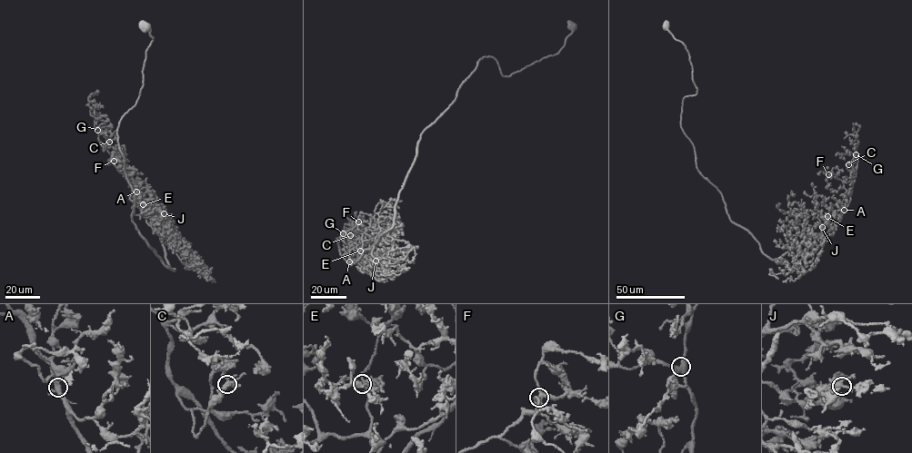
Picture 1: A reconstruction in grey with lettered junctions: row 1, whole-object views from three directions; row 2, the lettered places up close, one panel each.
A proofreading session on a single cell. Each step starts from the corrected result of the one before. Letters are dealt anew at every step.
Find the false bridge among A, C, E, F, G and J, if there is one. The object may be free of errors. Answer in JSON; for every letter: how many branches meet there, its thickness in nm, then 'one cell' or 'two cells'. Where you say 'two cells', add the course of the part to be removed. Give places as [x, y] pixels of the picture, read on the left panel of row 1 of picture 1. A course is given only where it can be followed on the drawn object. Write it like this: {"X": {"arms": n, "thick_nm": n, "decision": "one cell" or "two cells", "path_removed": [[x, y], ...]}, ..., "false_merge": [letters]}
{"A": {"arms": 6, "thick_nm": 320, "decision": "one cell"}, "C": {"arms": 5, "thick_nm": 360, "decision": "one cell"}, "E": {"arms": 4, "thick_nm": 360, "decision": "one cell"}, "F": {"arms": 4, "thick_nm": 360, "decision": "one cell"}, "G": {"arms": 4, "thick_nm": 340, "decision": "one cell"}, "J": {"arms": 4, "thick_nm": 340, "decision": "one cell"}, "false_merge": []}

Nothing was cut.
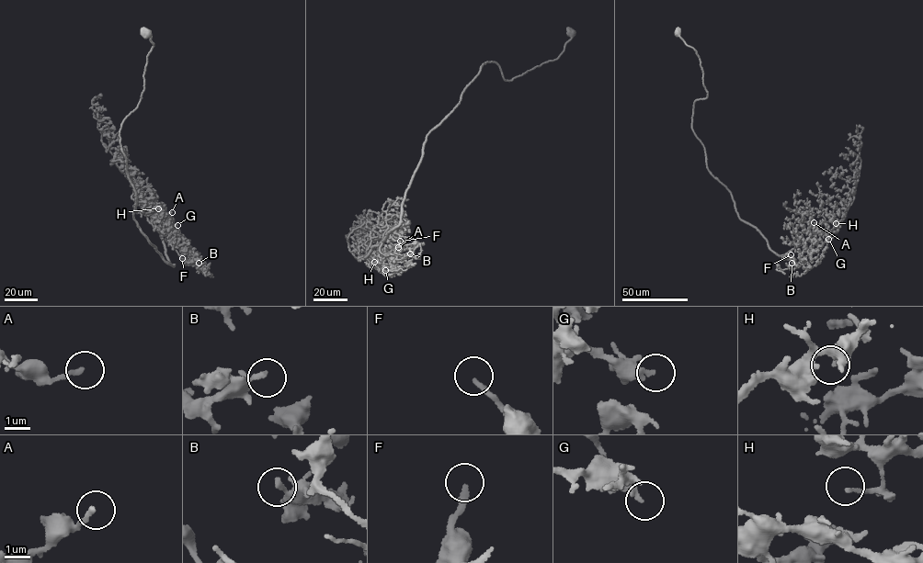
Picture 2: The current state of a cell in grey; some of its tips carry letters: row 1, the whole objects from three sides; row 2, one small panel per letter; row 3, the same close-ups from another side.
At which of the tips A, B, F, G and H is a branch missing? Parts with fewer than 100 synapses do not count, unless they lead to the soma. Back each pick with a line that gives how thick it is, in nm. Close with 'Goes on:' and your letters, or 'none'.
F: 200 nm
Goes on: F

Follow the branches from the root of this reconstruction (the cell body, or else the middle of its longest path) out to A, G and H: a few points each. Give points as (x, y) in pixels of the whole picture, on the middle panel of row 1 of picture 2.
A: (571, 32), (556, 59), (511, 80), (480, 66), (426, 137), (399, 224), (365, 257), (398, 247)
G: (571, 32), (556, 59), (511, 80), (494, 61), (480, 66), (426, 137), (399, 224), (380, 248), (385, 270)
H: (571, 32), (556, 59), (511, 80), (494, 61), (480, 66), (427, 134), (399, 224), (365, 256), (374, 262)

